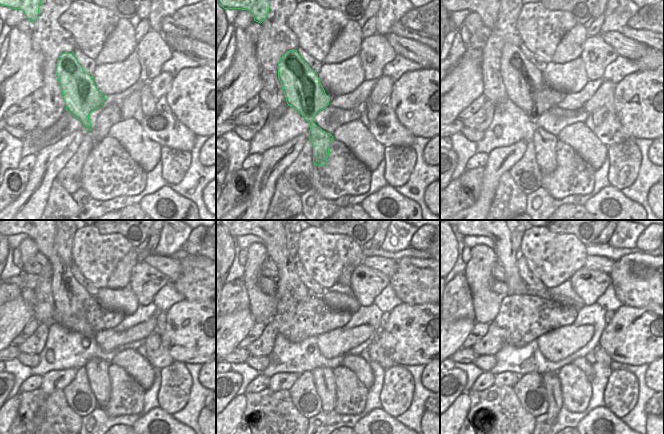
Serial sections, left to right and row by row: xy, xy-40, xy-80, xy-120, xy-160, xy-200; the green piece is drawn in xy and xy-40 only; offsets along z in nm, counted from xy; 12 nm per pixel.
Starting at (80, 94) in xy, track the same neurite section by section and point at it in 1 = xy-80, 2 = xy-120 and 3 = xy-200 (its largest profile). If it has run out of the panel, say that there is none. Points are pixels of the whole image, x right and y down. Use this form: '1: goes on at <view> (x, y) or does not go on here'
1: goes on at xy-80 (523, 82)
2: goes on at xy-120 (68, 295)
3: goes on at xy-200 (507, 256)

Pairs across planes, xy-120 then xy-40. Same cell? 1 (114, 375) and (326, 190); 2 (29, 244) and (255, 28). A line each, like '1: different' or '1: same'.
1: same
2: different

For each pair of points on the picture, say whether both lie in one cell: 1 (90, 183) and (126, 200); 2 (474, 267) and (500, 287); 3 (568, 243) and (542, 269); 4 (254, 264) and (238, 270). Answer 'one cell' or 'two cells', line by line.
1: two cells
2: two cells
3: one cell
4: two cells

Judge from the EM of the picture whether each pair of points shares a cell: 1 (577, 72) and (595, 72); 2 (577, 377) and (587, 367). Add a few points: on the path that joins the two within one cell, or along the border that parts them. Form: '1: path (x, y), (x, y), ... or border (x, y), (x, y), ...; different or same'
1: border (580, 56), (584, 64), (586, 77), (589, 80); different
2: border (571, 363), (577, 366), (589, 379); different

